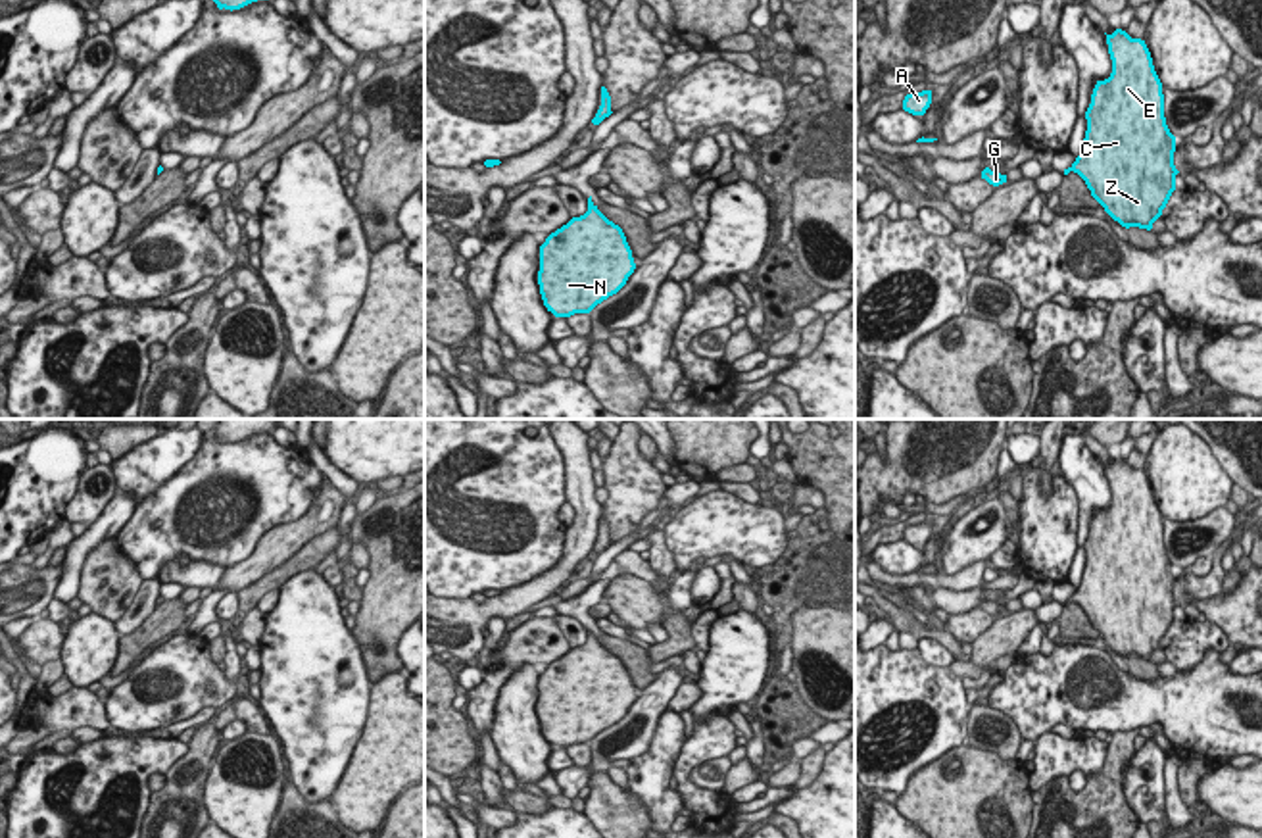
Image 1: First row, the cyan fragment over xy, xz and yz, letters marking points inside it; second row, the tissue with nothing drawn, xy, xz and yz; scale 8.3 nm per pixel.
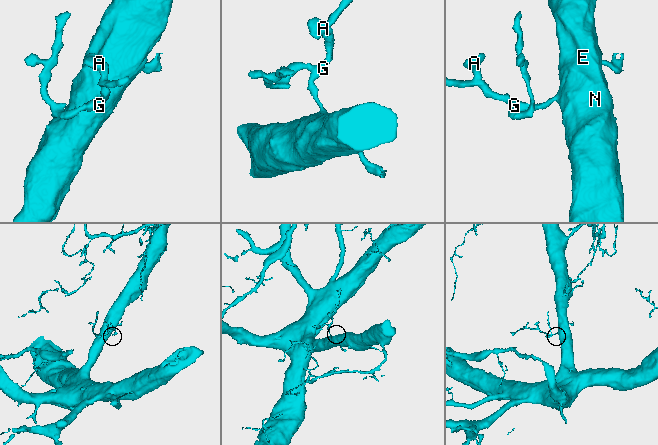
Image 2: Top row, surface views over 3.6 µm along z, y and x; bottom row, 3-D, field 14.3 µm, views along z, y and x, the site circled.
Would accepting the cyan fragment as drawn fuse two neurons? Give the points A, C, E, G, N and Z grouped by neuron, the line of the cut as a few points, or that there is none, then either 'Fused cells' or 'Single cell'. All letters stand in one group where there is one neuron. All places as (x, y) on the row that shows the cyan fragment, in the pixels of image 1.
Groups: A C E G N Z. No split. Single cell.

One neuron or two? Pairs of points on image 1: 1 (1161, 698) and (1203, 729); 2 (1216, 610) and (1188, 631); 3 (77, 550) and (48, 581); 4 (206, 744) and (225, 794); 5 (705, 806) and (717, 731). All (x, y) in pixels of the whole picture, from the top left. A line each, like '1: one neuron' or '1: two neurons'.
1: one neuron
2: two neurons
3: two neurons
4: two neurons
5: one neuron

